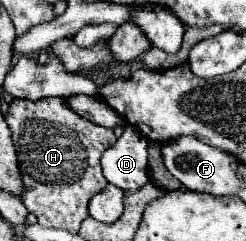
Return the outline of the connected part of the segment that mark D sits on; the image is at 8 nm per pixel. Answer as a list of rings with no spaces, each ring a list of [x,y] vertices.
[[[128,125],[124,135],[104,151],[102,171],[108,183],[132,193],[146,185],[148,179],[148,139],[134,125]]]

